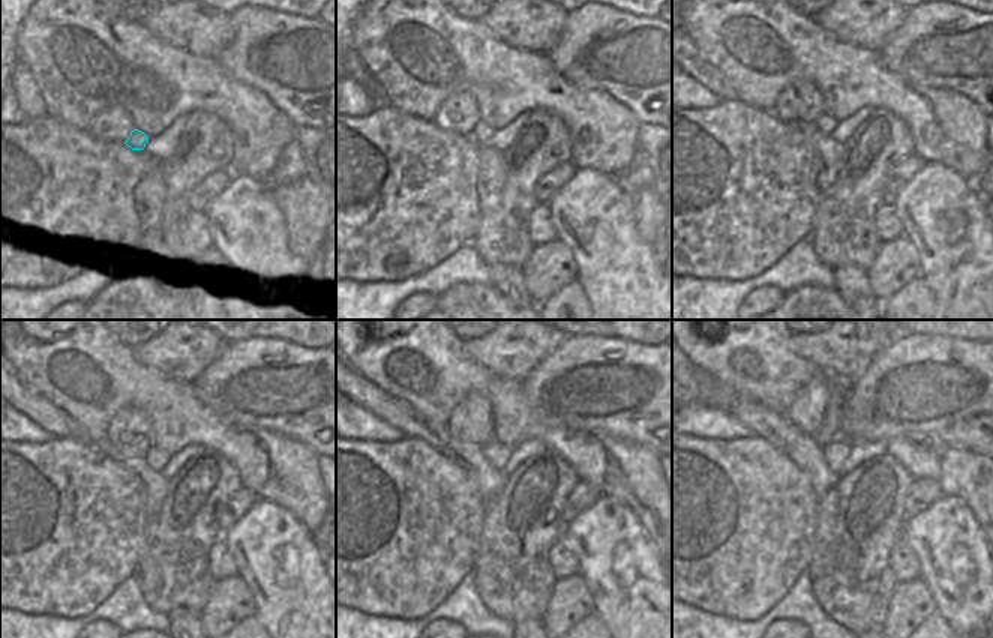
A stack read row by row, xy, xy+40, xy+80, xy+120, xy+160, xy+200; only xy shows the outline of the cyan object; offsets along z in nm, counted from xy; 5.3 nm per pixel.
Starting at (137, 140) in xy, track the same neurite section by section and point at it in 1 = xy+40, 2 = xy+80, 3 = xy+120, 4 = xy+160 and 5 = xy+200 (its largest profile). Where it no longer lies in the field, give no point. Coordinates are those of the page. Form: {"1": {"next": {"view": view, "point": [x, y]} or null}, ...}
{"1": {"next": {"view": "xy+40", "point": [480, 134]}}, "2": {"next": {"view": "xy+80", "point": [825, 123]}}, "3": {"next": {"view": "xy+120", "point": [156, 458]}}, "4": {"next": {"view": "xy+160", "point": [497, 455]}}, "5": {"next": {"view": "xy+200", "point": [836, 452]}}}

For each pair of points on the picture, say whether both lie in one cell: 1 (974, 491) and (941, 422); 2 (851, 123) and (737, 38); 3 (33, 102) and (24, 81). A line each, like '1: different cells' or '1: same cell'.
1: different cells
2: different cells
3: same cell

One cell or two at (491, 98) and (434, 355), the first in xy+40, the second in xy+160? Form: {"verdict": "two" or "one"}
{"verdict": "one"}

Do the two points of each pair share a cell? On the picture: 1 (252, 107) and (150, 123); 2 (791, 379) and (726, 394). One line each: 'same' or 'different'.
1: same
2: different

